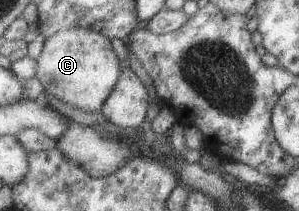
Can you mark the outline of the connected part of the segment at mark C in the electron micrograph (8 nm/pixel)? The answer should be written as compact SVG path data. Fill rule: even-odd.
M82 27L60 29L44 39L42 52L35 63L35 79L42 85L43 92L82 111L96 113L101 112L102 103L116 85L122 66L110 40Z

